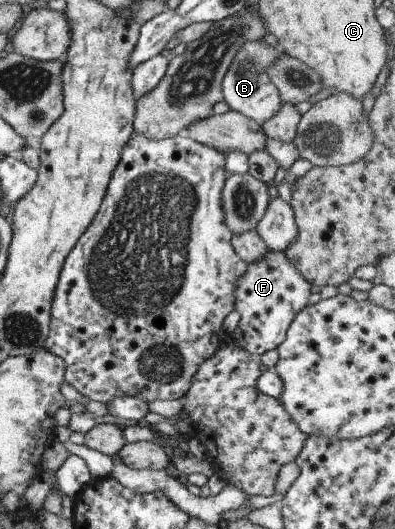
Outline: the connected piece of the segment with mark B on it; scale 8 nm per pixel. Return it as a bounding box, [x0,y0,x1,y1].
[221,39,283,124]

